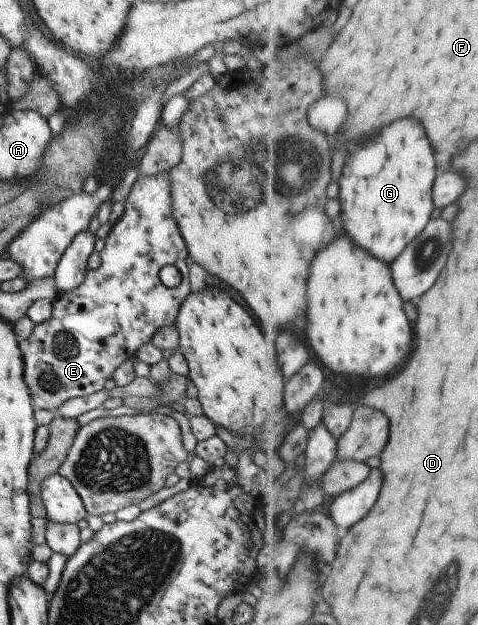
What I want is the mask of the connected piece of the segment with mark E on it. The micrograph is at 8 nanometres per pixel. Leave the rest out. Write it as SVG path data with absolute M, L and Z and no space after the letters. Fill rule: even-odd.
M163 172L153 176L140 176L131 185L130 191L125 198L124 210L122 215L112 224L110 232L103 239L104 247L99 252L100 264L95 270L86 270L83 280L74 286L69 292L56 295L51 303L50 317L42 323L35 324L32 333L26 339L18 341L21 358L24 369L24 383L30 392L31 404L34 410L47 409L48 411L56 411L66 400L87 396L88 394L102 390L104 383L113 377L113 371L126 359L134 359L134 354L138 347L142 347L144 343L148 343L154 332L161 327L172 325L182 303L182 300L191 292L189 290L189 269L186 266L187 249L179 234L176 222L171 215L171 199L169 194L169 173ZM163 265L174 265L181 275L180 283L174 288L165 287L158 280L158 271Z

